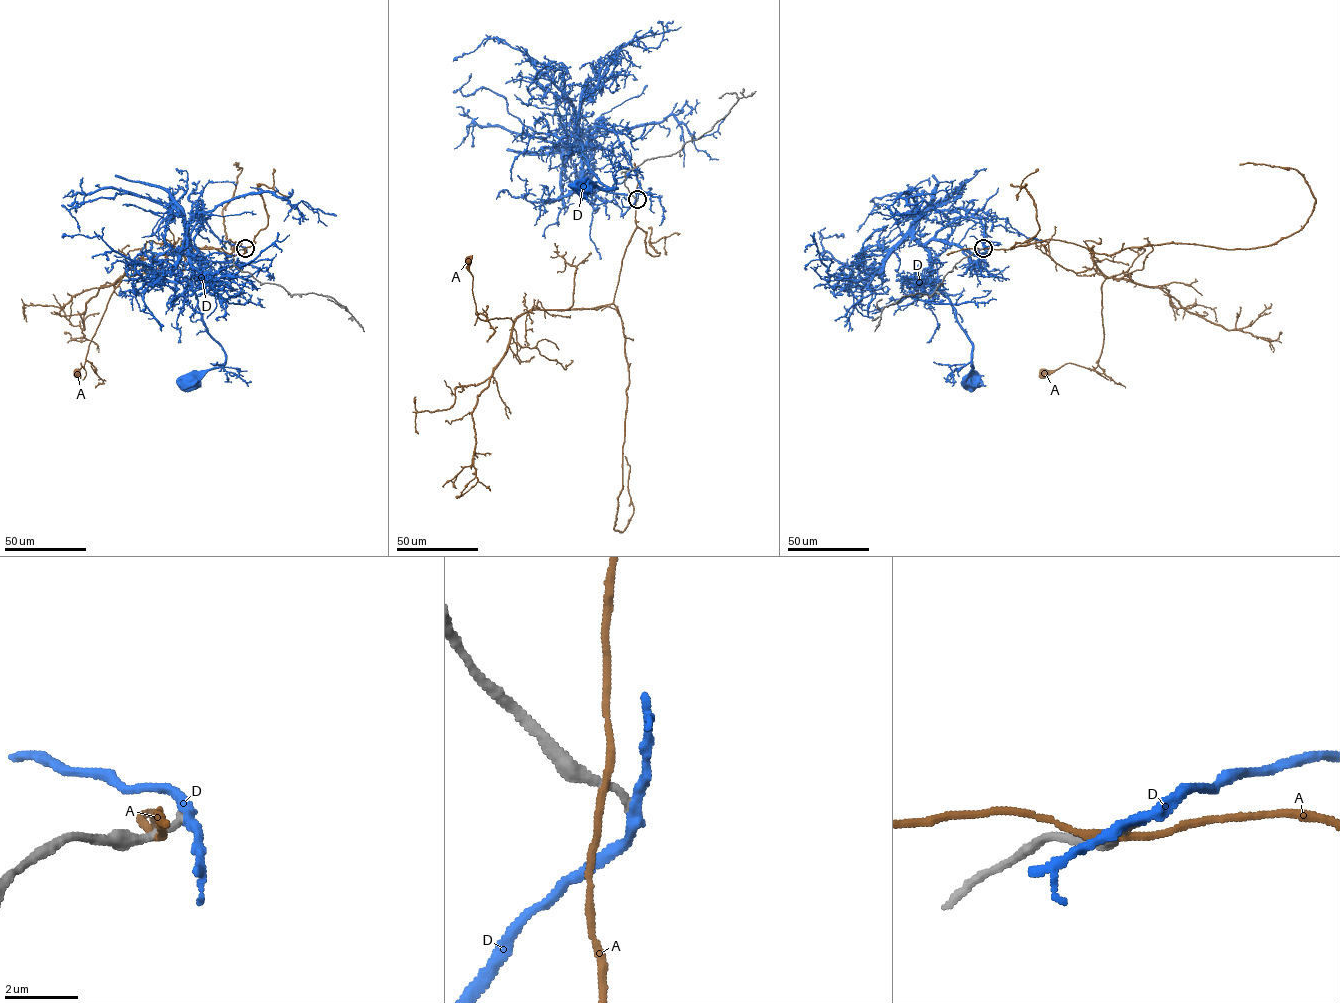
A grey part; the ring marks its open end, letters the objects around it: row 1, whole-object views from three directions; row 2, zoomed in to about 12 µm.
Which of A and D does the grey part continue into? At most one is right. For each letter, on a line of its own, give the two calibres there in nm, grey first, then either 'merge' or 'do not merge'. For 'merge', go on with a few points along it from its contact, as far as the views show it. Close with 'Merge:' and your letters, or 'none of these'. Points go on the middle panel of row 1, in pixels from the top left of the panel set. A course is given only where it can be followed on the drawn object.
A: 360 nm thick on the grey side, 200 nm on the other; do not merge
D: 240 nm thick on the grey side, 320 nm on the other; do not merge
Merge: none of these

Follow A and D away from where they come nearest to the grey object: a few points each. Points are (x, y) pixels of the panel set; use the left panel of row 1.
A: (244, 249), (230, 239), (218, 248), (163, 253), (136, 262), (107, 304), (84, 369), (81, 363), (75, 372)
D: (246, 248), (220, 240), (200, 217), (174, 265), (146, 281), (136, 263), (100, 237), (61, 237)

